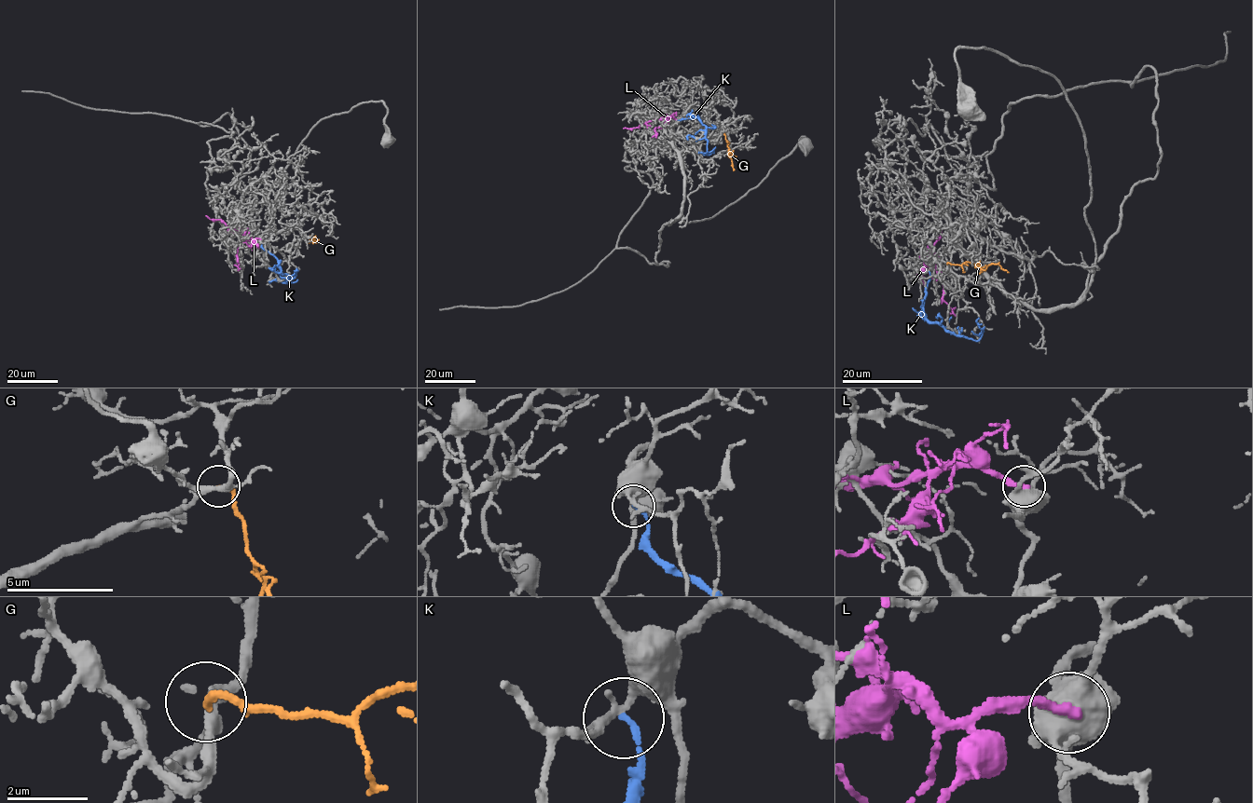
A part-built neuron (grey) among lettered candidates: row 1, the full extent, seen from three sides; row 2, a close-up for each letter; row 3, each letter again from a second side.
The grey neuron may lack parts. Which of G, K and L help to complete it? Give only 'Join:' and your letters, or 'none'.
Join: G

